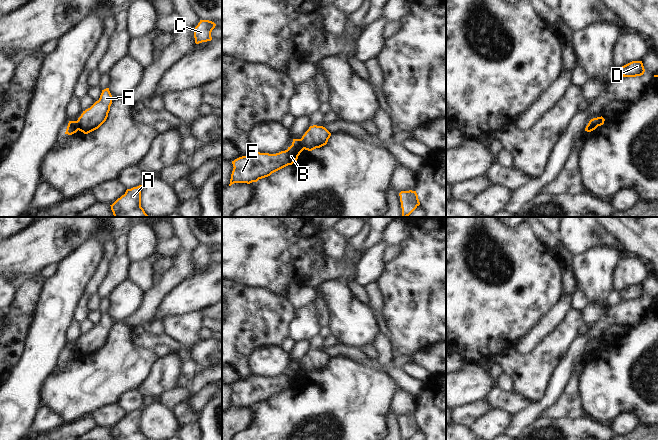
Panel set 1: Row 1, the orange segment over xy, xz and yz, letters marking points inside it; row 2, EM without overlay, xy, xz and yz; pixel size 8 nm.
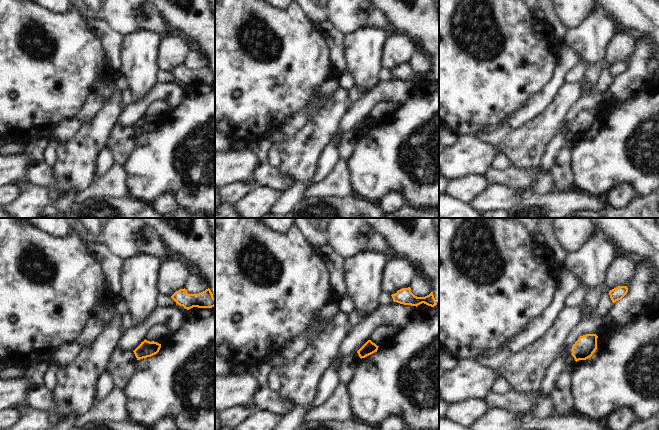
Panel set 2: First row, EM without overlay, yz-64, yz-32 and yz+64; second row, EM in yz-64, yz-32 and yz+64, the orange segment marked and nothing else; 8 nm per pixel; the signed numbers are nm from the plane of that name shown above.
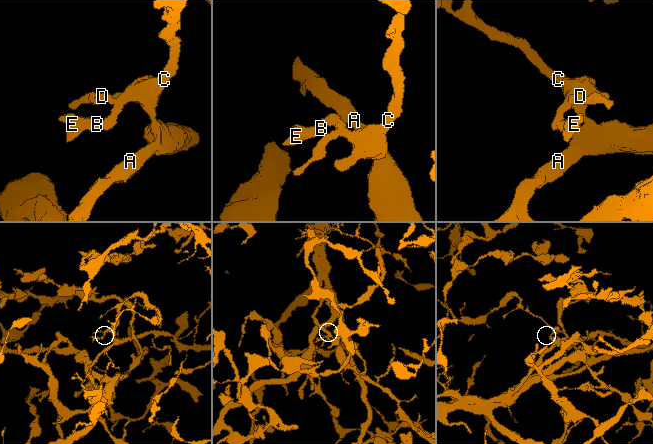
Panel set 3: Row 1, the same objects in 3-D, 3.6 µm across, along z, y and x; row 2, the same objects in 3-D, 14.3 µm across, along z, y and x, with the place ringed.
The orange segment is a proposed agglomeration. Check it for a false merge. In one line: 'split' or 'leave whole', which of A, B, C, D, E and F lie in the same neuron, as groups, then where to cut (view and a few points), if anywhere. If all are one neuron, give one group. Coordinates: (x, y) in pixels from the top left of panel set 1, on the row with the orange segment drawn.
split; A C D F / B E; cut in xz along (300, 139), (304, 148)

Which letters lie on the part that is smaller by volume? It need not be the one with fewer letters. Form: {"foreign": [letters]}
{"foreign": ["B", "E"]}

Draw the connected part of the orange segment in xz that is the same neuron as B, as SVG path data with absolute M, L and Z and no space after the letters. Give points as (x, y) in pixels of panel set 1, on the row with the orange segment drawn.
M293 139L287 150L276 154L252 153L232 161L233 171L230 184L257 182L259 179L270 176L272 173L295 163L304 150L301 139Z

